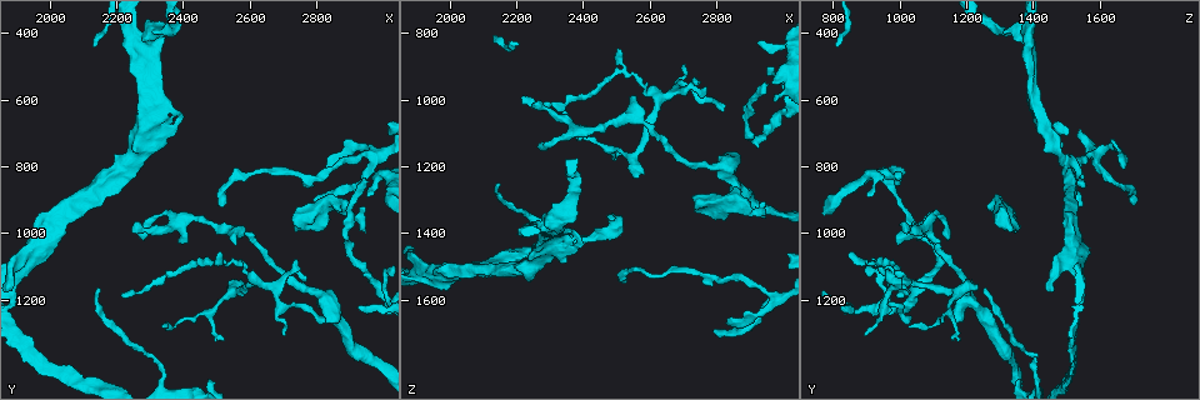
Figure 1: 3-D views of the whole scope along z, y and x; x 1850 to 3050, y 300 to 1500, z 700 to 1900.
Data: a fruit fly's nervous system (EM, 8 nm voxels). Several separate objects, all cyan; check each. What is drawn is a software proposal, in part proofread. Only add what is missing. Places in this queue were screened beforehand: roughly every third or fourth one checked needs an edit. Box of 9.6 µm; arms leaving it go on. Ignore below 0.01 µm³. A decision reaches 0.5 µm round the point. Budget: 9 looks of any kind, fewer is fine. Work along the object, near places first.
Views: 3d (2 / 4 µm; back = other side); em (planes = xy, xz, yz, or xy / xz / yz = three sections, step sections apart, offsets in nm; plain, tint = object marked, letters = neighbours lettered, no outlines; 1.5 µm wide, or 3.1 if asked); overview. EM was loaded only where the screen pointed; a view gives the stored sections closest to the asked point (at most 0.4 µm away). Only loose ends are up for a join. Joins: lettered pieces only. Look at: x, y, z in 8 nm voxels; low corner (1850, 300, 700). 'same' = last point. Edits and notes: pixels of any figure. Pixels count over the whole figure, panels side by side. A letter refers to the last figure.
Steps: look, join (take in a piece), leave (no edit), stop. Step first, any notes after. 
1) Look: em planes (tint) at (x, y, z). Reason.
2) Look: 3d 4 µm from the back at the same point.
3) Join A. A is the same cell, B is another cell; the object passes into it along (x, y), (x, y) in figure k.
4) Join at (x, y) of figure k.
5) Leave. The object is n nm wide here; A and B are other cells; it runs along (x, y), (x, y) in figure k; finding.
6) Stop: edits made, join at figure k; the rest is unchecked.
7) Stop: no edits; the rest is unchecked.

Look: 3d 4 µm at (2220, 1190, 990). Long arm stops here.

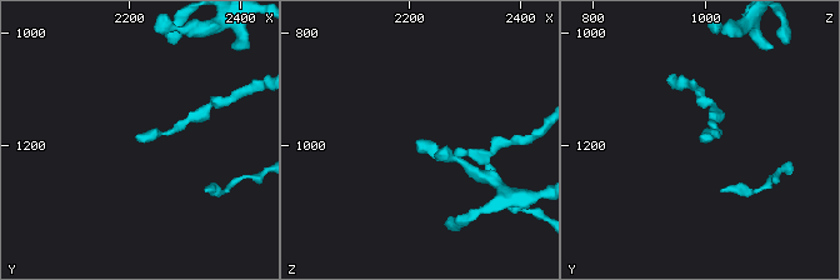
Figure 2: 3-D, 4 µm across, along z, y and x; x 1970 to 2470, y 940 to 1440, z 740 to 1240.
Look: em xz step 4 (letters) at (2215, 1190, 985).

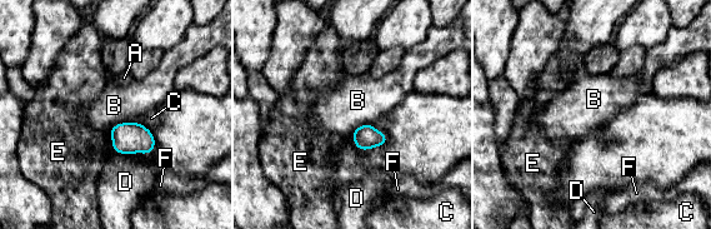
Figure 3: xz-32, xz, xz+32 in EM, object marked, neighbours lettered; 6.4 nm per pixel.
Look: em yz step 8 (letters) at the same point. Another direction.

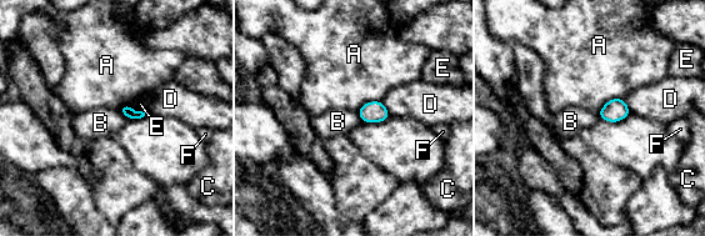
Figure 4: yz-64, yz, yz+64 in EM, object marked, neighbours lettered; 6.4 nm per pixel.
Leave. A, B, C, D, E and F are other cells; a border runs along (119, 109), (129, 119) in figure 4; no lettered piece goes on from it.

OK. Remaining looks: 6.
Look: em yz step 4 (tint) at (2150, 1170, 1260).

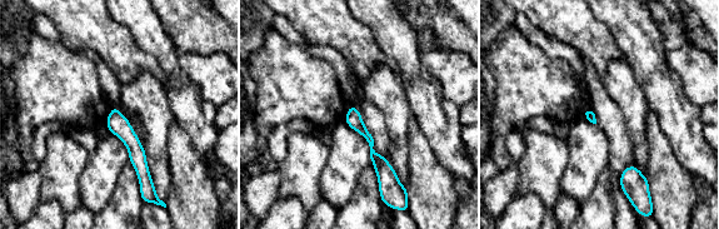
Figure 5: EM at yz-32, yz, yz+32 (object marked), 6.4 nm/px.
Look: em planes (letters) at the same point.

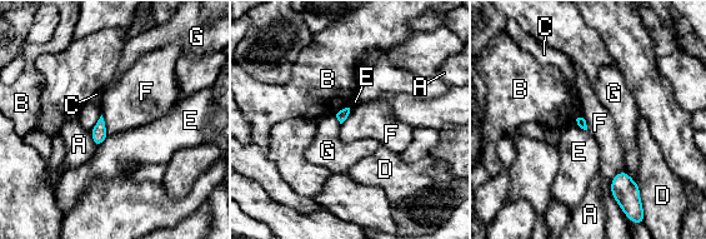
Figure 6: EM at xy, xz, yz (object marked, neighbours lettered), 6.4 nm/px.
Leave. The longest contact is with F, 220 nm; A, B, C, D, E, F and G are other cells; none of them fits.

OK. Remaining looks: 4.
Look: 3d 2 µm at (2260, 960, 1000). Tapers out.

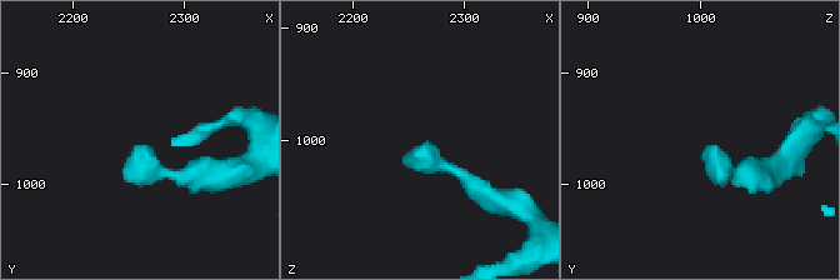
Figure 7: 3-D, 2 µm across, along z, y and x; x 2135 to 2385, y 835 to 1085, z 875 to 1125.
Look: em planes (letters) at (2262, 960, 1010). Need the tissue.

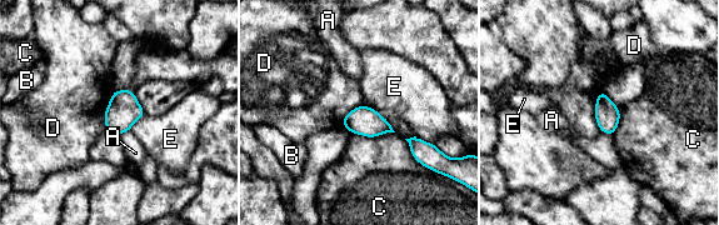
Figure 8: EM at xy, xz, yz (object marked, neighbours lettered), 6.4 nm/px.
Leave. A, B, C, D and E are other cells; a border runs along (114, 90), (104, 116), (109, 131) in figure 8; no lettered piece goes on from it.

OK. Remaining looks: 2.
Stop: no edits; the rest is unchecked.

